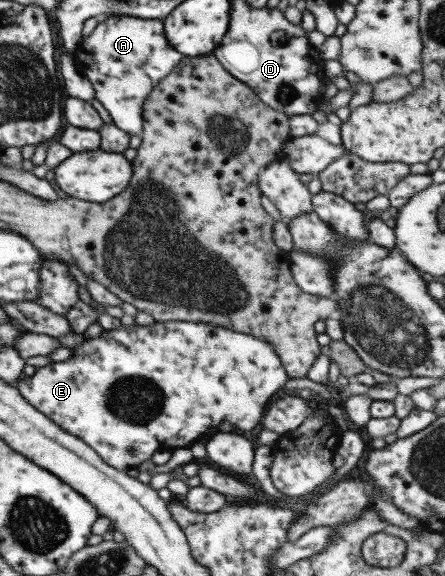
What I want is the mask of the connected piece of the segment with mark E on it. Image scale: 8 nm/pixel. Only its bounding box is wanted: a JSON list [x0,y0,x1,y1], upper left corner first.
[18,321,289,471]

